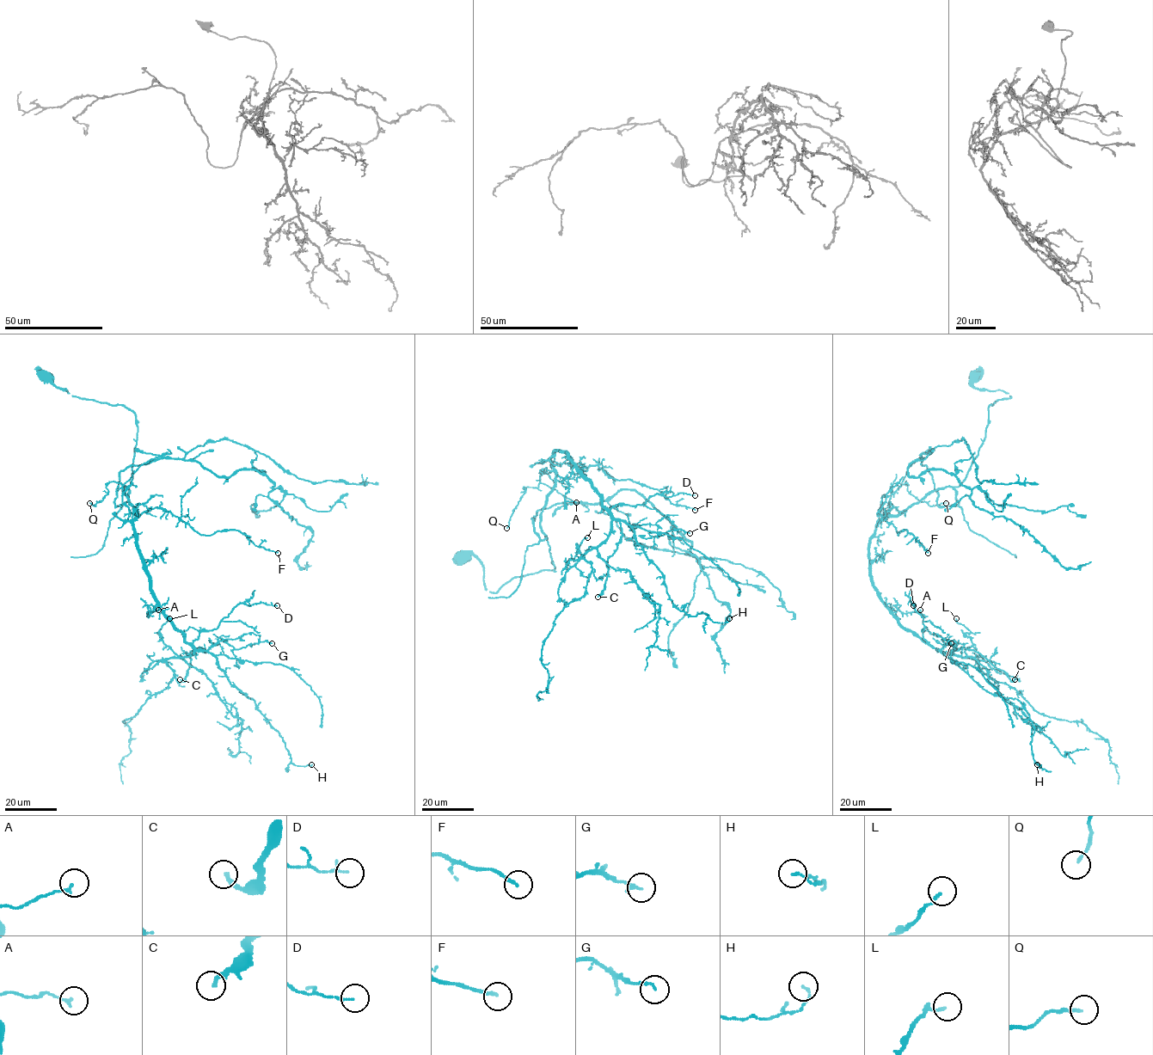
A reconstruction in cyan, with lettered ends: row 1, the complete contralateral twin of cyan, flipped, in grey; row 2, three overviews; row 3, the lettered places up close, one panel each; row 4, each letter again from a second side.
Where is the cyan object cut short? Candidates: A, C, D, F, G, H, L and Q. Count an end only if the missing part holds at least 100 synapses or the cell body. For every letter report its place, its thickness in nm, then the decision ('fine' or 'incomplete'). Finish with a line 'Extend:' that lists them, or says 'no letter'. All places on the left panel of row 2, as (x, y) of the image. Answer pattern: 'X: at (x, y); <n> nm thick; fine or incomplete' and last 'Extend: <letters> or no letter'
A: at (158, 610); 140 nm thick; fine
C: at (180, 679); 220 nm thick; fine
D: at (277, 605); 140 nm thick; fine
F: at (278, 553); 170 nm thick; fine
G: at (272, 643); 120 nm thick; fine
H: at (311, 764); 110 nm thick; fine
L: at (169, 618); 120 nm thick; fine
Q: at (89, 503); 130 nm thick; fine
Extend: no letter

